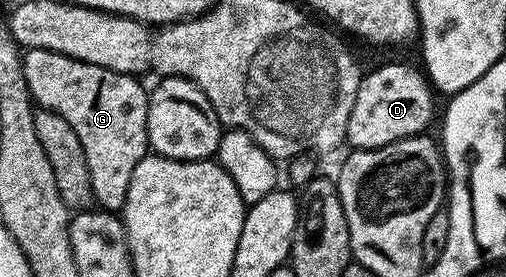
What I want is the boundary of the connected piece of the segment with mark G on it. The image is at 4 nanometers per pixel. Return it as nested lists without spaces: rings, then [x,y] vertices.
[[[81,60],[74,70],[70,68],[70,74],[72,76],[60,76],[60,80],[48,80],[24,70],[24,80],[31,97],[37,103],[40,101],[41,107],[64,117],[66,124],[74,128],[78,140],[82,140],[82,152],[86,152],[86,164],[90,168],[93,199],[105,211],[119,211],[126,200],[134,168],[138,168],[150,150],[148,94],[133,75],[120,74],[91,60]]]

